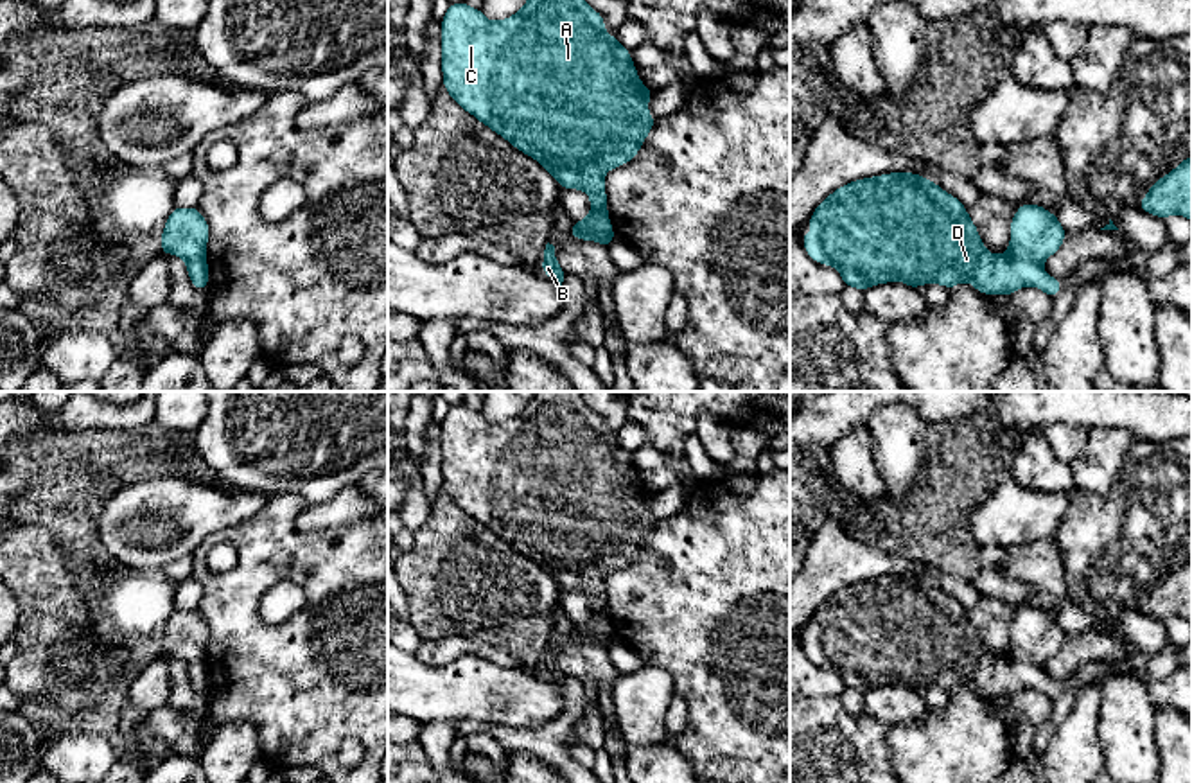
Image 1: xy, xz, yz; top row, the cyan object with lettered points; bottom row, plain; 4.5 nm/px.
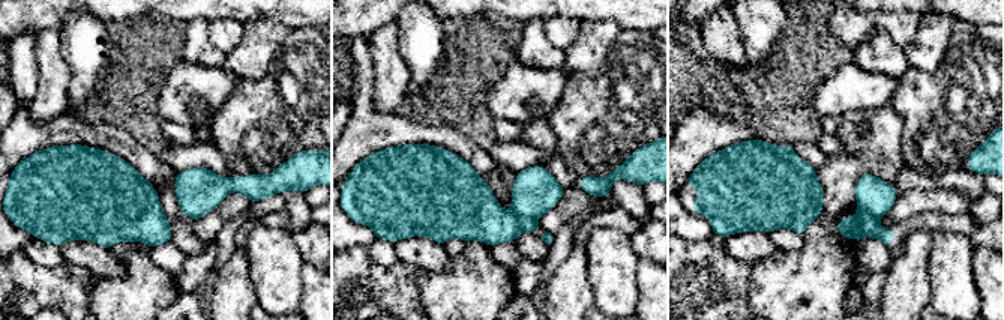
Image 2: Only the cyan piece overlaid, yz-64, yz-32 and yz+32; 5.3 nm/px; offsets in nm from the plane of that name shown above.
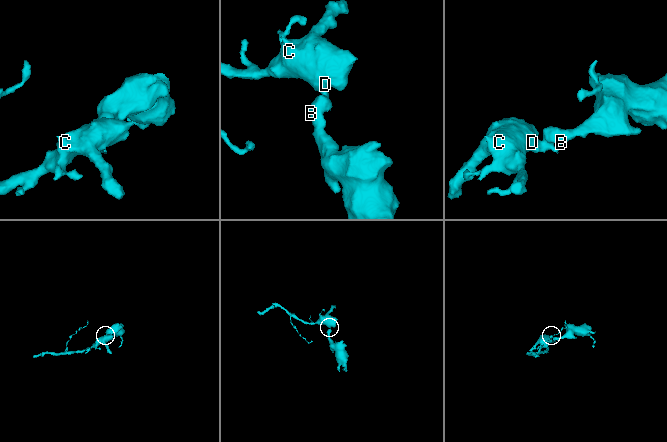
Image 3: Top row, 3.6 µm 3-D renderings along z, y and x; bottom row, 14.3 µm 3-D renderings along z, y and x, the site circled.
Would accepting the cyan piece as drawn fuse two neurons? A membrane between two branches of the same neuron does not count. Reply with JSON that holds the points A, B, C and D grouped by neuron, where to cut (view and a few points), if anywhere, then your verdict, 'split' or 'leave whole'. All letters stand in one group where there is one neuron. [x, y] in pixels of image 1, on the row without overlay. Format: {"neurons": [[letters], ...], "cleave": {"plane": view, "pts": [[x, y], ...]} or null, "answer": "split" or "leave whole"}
{"neurons": [["A", "C", "D"], ["B"]], "cleave": {"plane": "yz", "pts": [[1007, 656], [1040, 667]]}, "answer": "split"}

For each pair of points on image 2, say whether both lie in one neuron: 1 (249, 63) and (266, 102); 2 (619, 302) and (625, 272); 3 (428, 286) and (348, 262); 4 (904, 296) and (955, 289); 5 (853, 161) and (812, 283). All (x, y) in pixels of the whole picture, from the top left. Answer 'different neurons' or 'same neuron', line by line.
1: different neurons
2: same neuron
3: different neurons
4: different neurons
5: same neuron

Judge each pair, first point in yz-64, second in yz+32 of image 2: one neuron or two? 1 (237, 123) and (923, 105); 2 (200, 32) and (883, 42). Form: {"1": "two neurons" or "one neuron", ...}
{"1": "one neuron", "2": "one neuron"}

